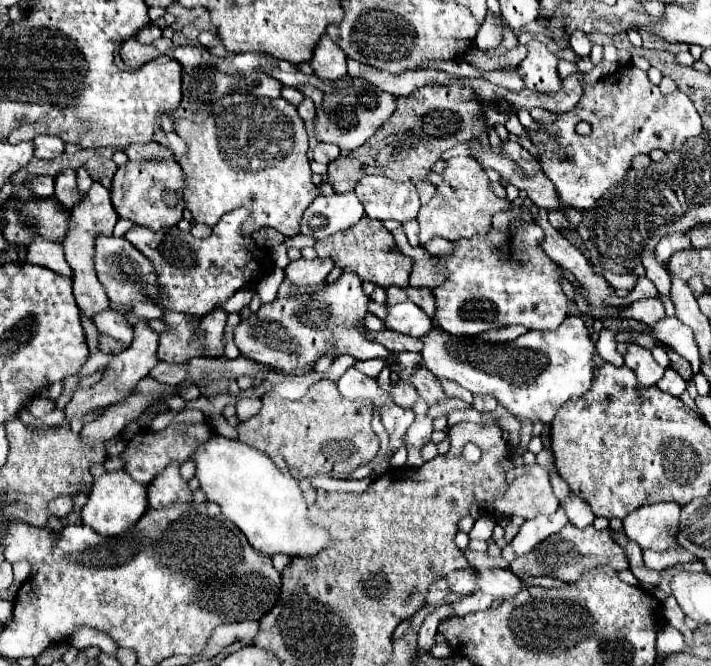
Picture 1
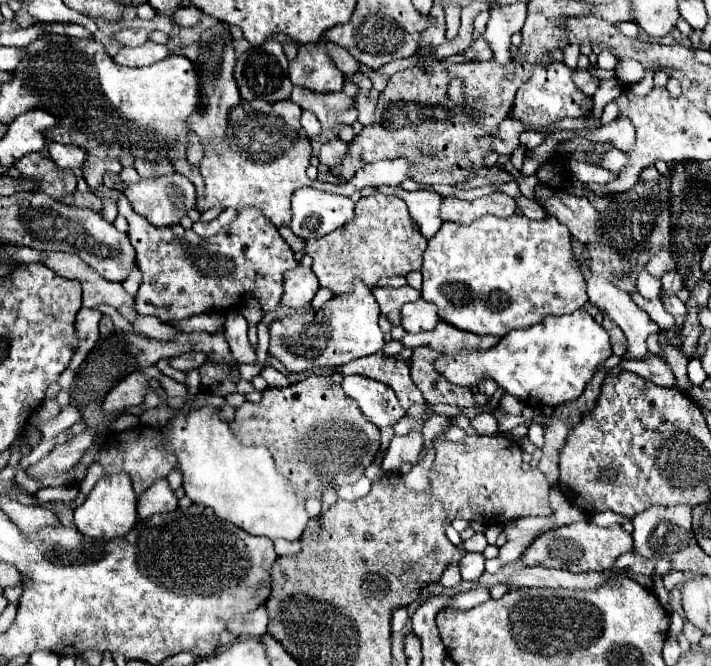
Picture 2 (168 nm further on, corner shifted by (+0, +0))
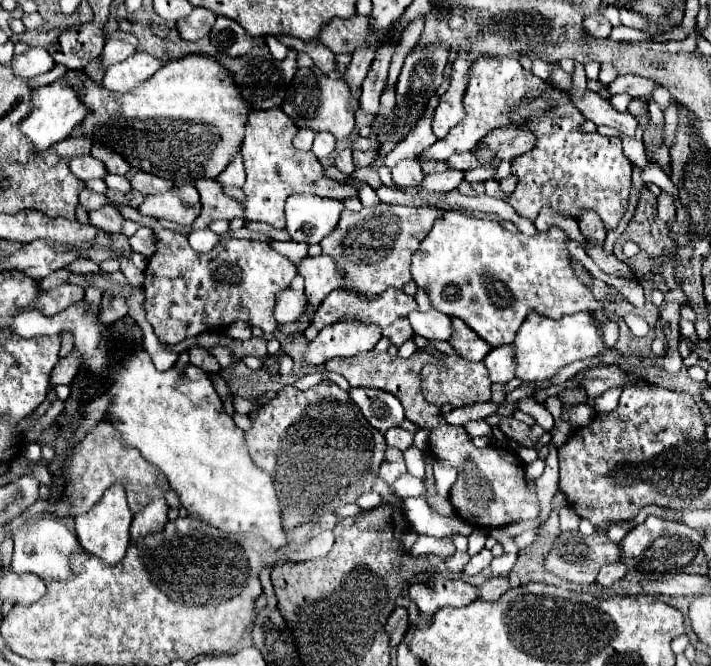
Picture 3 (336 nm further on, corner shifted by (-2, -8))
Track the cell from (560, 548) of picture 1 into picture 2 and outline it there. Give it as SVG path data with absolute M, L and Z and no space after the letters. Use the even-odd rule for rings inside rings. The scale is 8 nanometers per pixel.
M577 522L549 530L533 540L527 548L523 562L527 566L545 566L545 568L565 568L569 572L589 572L589 570L609 570L617 556L633 550L633 538L619 524L601 528L591 522Z

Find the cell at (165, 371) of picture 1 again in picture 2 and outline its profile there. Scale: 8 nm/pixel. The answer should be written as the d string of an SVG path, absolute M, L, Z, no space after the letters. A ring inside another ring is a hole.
M185 352L185 354L179 354L179 356L171 358L171 366L187 372L187 370L199 368L205 360L207 360L207 354L203 354L203 352Z

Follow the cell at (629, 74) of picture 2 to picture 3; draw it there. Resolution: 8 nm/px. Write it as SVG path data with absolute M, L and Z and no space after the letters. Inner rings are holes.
M657 86L653 91L653 99L659 105L662 111L669 105L671 94L663 86Z

